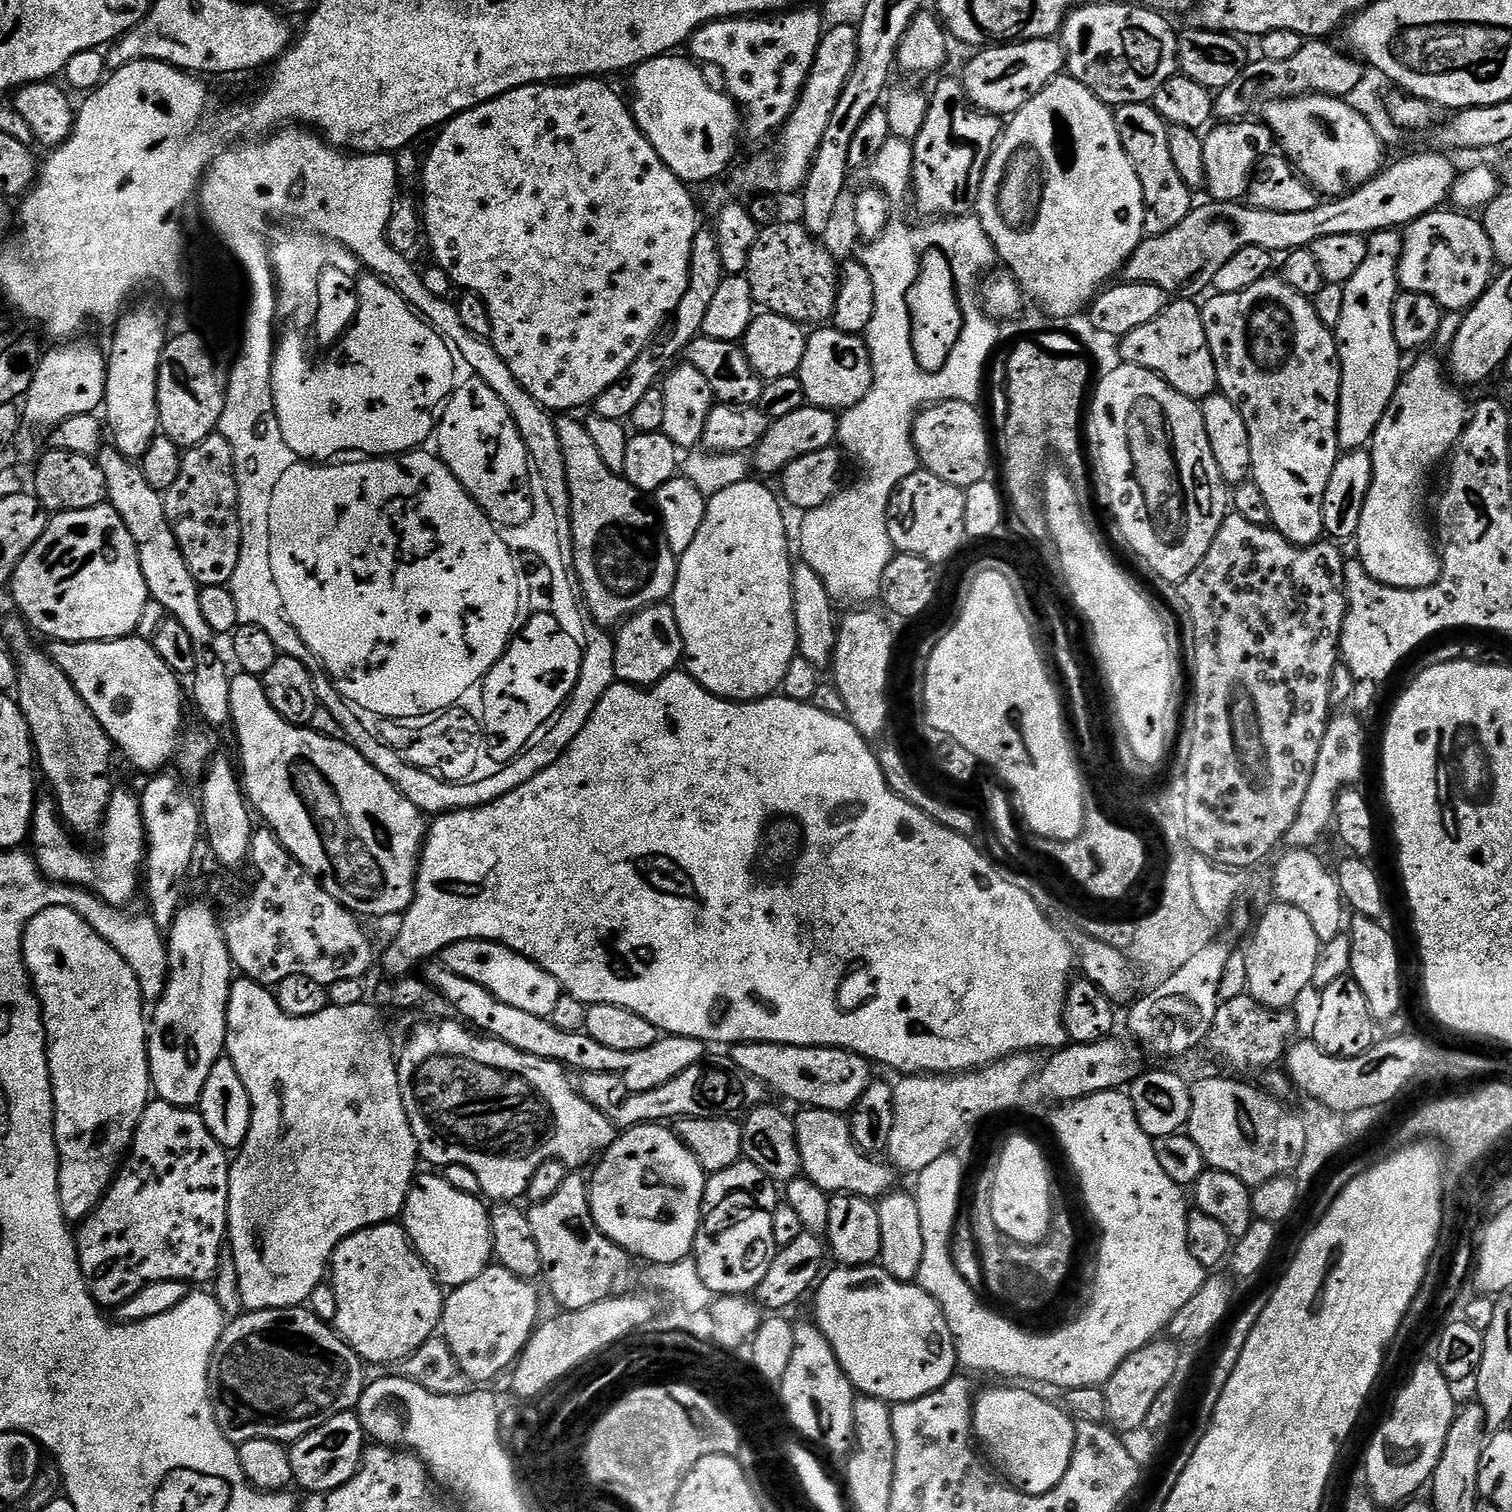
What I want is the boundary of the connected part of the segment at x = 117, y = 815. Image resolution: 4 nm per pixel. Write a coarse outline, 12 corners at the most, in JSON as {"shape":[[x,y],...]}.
{"shape":[[117,787],[104,853],[75,844],[56,801],[37,799],[31,851],[53,884],[116,908],[142,888],[139,795]]}

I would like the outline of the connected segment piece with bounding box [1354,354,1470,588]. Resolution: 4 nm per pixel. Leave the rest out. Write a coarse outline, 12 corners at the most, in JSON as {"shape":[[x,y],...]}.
{"shape":[[1417,360],[1378,422],[1354,537],[1391,588],[1429,588],[1442,556],[1428,479],[1470,404]]}

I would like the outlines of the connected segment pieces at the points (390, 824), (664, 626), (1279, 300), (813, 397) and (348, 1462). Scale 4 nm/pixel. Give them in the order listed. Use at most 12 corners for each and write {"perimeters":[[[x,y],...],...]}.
{"perimeters":[[[237,671],[248,803],[361,918],[416,897],[425,813]],[[671,603],[619,625],[617,681],[651,686],[681,667]],[[1276,274],[1200,313],[1271,527],[1321,543],[1340,355]],[[820,326],[806,342],[805,401],[854,407],[872,385],[860,336]],[[343,1412],[295,1441],[292,1479],[333,1492],[360,1469],[366,1433]]]}

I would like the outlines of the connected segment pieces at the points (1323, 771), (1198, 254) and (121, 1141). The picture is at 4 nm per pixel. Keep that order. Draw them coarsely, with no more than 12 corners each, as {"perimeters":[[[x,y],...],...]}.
{"perimeters":[[[1333,717],[1289,849],[1315,849],[1333,827],[1336,799],[1359,785],[1364,728]],[[1435,151],[1389,163],[1314,210],[1193,207],[1140,241],[1129,284],[1200,298],[1246,246],[1311,249],[1403,229],[1452,196]],[[63,906],[24,931],[65,1220],[100,1205],[150,1099],[146,1003]]]}

